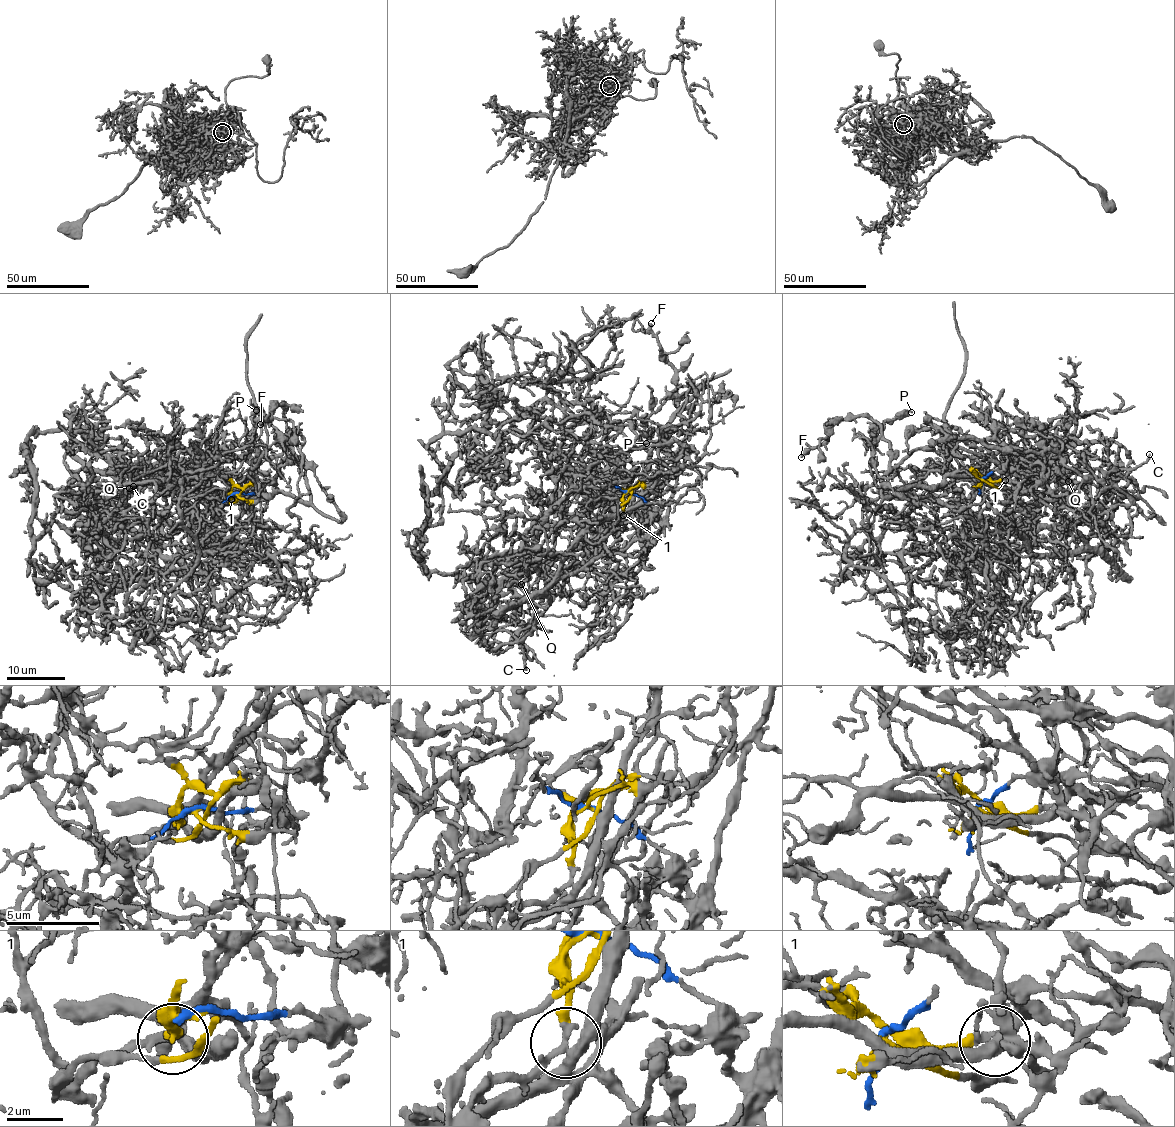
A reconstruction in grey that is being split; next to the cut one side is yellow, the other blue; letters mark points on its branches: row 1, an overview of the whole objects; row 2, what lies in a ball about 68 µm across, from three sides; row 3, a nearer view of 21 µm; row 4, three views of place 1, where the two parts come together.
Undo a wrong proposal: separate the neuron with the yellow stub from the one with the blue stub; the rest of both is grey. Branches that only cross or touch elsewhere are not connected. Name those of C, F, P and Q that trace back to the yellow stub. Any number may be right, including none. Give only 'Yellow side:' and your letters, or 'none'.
Yellow side: C, Q

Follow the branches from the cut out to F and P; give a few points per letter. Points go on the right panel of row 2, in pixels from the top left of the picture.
F: (983, 480), (1006, 463), (1007, 451), (950, 437), (890, 465), (889, 442), (866, 416), (835, 420), (801, 457)
P: (983, 480), (1006, 463), (1007, 451), (973, 438), (950, 437), (890, 465), (889, 444), (873, 435), (911, 412)

